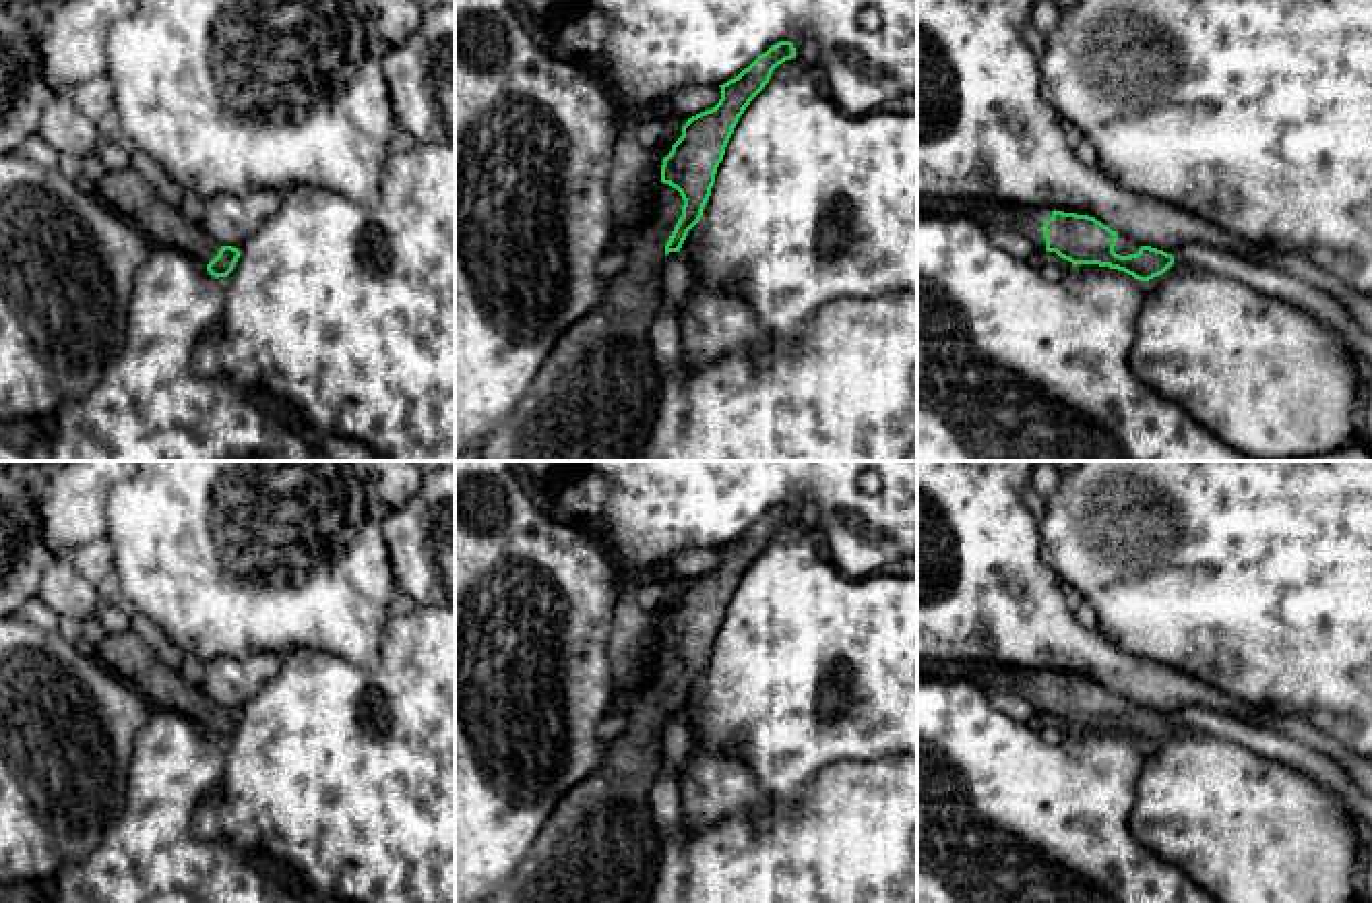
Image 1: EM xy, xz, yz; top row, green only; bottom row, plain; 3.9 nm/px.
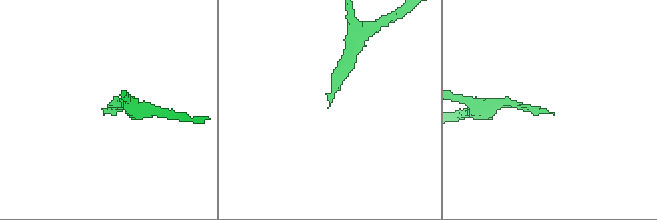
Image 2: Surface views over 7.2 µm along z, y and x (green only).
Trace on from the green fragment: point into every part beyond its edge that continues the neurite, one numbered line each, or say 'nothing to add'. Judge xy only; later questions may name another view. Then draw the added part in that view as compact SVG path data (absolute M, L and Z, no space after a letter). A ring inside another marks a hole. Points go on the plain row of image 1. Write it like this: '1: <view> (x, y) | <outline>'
1: xy (125, 654) | M132 630L105 632L95 643L95 657L136 688L153 709L174 711L205 731L221 713L217 703L186 682L178 670L167 667Z

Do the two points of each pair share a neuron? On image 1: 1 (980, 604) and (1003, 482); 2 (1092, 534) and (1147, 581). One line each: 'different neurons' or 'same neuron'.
1: same neuron
2: same neuron

